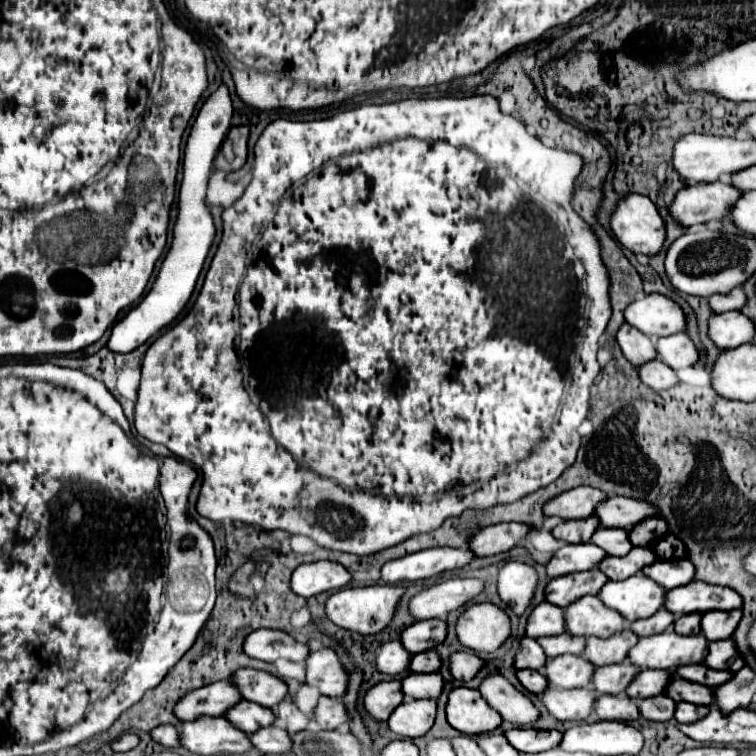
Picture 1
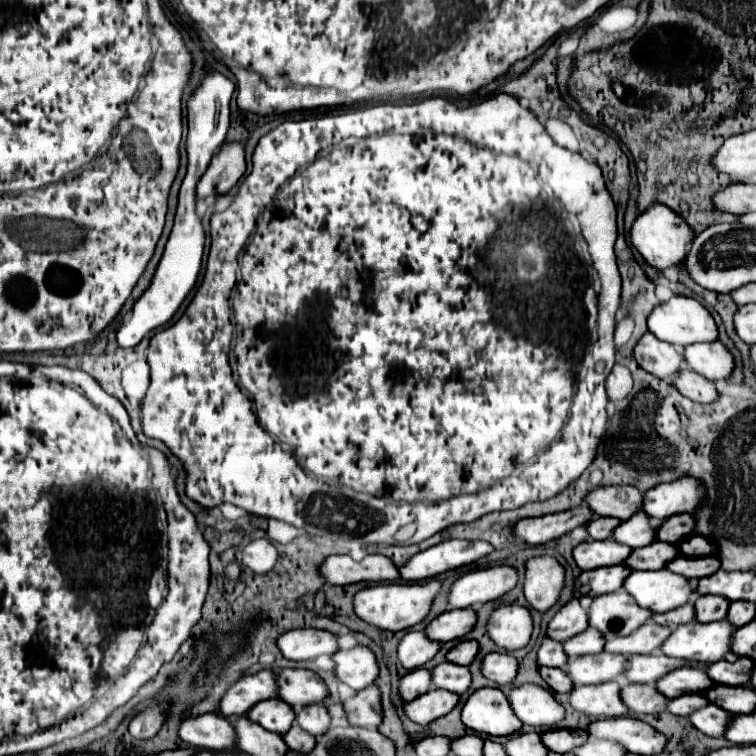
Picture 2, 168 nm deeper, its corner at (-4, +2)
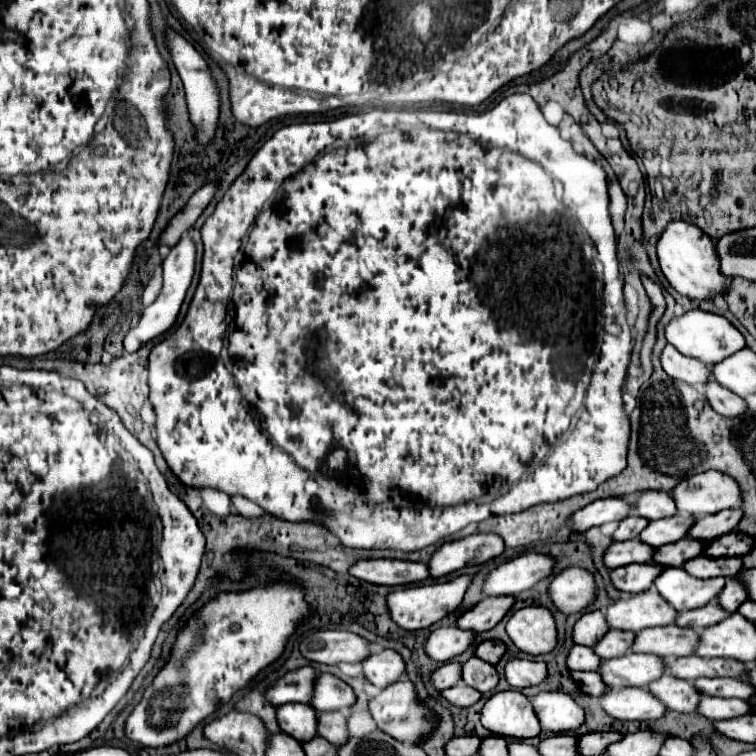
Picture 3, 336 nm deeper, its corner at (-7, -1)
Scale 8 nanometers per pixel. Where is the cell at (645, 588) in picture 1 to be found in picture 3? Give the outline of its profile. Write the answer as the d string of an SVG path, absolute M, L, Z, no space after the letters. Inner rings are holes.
M667 567L653 585L677 611L691 611L715 599L725 579L695 579L683 567Z

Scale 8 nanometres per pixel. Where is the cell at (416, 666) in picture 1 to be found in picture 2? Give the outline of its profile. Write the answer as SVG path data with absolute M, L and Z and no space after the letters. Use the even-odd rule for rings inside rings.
M462 640L460 644L456 644L456 646L446 654L446 662L468 666L468 664L474 660L476 652L478 652L478 644L476 644L474 640Z

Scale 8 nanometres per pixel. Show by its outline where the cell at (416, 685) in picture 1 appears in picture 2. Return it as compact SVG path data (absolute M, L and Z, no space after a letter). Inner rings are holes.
M444 662L432 670L432 684L434 688L444 688L448 692L462 694L470 686L470 672L466 666Z

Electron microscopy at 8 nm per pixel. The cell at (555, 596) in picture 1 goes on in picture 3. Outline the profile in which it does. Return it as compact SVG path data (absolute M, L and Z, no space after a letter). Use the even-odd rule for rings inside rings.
M653 563L625 565L611 571L611 581L619 591L641 593L653 585L653 579L657 579L663 569L665 567L655 567Z

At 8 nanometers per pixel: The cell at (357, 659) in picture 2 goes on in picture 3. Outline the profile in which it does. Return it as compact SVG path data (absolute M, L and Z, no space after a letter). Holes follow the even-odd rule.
M385 649L363 661L363 673L367 681L381 689L399 681L405 675L405 669L407 667L405 667L403 657L393 649Z

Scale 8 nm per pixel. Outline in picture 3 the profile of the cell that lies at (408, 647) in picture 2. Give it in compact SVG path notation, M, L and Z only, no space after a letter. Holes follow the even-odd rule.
M439 627L431 631L425 639L425 651L433 661L449 661L461 655L477 637L475 631L461 631L459 627Z

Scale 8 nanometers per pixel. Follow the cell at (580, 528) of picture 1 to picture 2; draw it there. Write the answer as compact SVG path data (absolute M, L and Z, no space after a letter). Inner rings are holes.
M594 518L586 530L588 530L588 536L592 540L608 540L612 536L612 530L620 524L620 520L616 518Z

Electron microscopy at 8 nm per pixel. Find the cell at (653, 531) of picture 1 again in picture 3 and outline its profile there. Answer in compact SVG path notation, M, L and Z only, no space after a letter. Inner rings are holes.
M725 509L715 515L707 515L707 517L695 521L695 525L689 529L689 537L701 539L701 541L717 539L725 533L731 533L735 523L739 523L741 517L743 517L743 511L739 511L739 509Z

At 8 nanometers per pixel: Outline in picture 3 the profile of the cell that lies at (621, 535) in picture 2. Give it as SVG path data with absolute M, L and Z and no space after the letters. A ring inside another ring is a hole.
M675 515L667 519L657 519L657 521L651 521L647 529L639 533L639 539L643 543L649 543L651 547L675 543L687 535L687 527L691 527L691 523L695 523L695 517Z

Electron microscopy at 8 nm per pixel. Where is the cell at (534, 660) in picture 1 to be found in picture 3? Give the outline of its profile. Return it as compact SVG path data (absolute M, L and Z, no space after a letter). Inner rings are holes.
M575 645L567 655L567 667L571 671L597 671L599 665L601 661L595 655L595 651L585 645Z

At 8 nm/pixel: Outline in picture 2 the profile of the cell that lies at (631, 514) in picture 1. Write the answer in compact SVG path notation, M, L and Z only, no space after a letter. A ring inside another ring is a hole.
M684 476L682 480L674 480L670 484L658 484L656 488L650 488L644 492L642 500L642 512L650 518L666 520L668 516L682 514L682 512L692 512L700 498L702 498L702 486Z

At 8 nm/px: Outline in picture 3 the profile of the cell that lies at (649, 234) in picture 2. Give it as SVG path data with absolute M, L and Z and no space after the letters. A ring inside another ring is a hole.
M671 221L657 243L657 255L661 271L671 287L689 299L715 299L729 287L729 279L719 271L719 259L715 259L715 243L699 227L685 221Z

